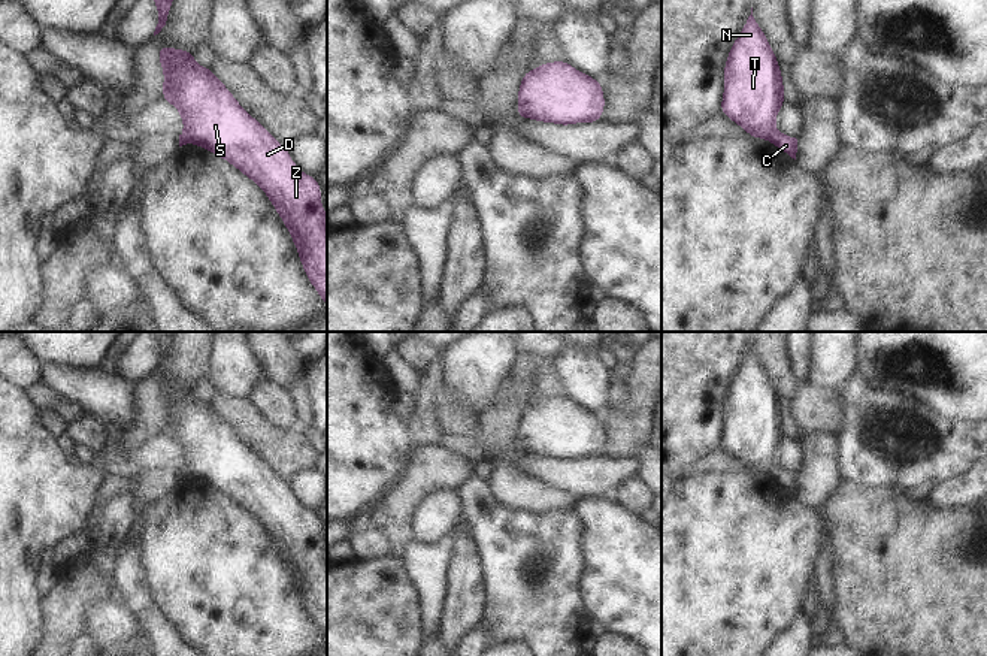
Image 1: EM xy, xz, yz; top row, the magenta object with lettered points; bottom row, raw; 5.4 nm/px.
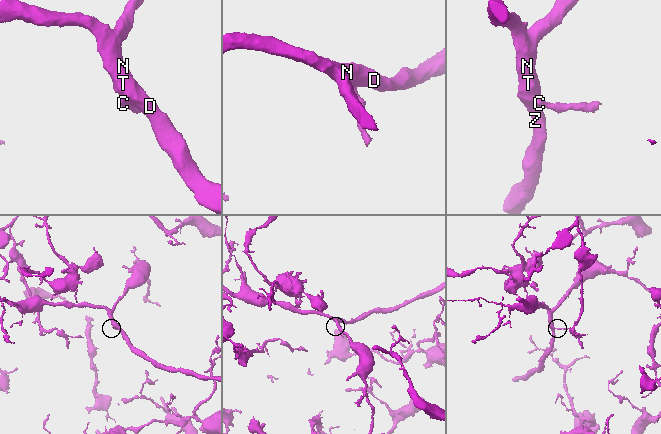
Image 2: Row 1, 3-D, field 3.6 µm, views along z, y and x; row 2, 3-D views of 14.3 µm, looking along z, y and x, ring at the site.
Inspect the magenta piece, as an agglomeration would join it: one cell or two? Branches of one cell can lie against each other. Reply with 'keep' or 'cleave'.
cleave

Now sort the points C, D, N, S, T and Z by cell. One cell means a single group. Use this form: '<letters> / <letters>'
C / D N S T Z

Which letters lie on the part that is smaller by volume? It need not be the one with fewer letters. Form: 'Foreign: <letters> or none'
Foreign: C

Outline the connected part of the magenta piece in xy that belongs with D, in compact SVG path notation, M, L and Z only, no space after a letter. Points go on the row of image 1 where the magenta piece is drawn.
M161 43L158 58L164 70L161 99L179 111L188 140L227 160L266 193L293 238L308 281L327 306L327 215L318 178L308 176L294 164L287 146L237 103L211 67L194 61L194 52L169 49Z

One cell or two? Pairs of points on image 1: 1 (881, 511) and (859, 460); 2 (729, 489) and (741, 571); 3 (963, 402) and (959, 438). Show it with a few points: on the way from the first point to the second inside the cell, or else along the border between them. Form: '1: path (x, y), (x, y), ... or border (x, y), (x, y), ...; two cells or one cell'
1: border (841, 478), (863, 486), (904, 490); two cells
2: path (729, 510), (729, 550); one cell
3: border (929, 405), (951, 420), (971, 422); two cells

